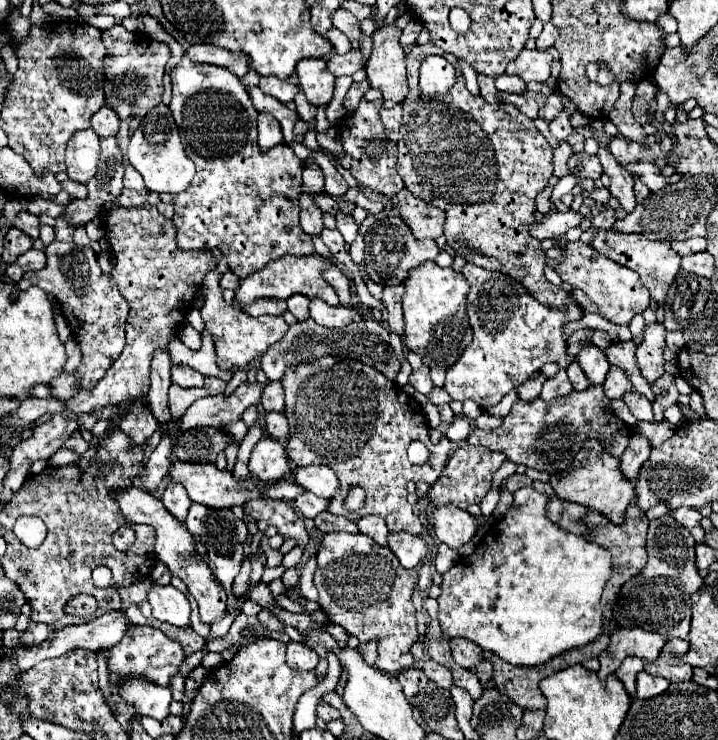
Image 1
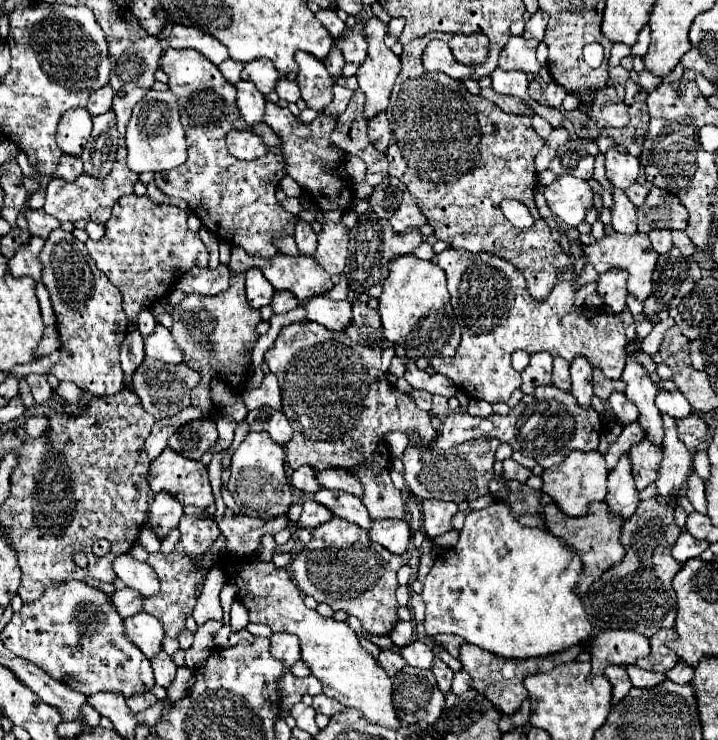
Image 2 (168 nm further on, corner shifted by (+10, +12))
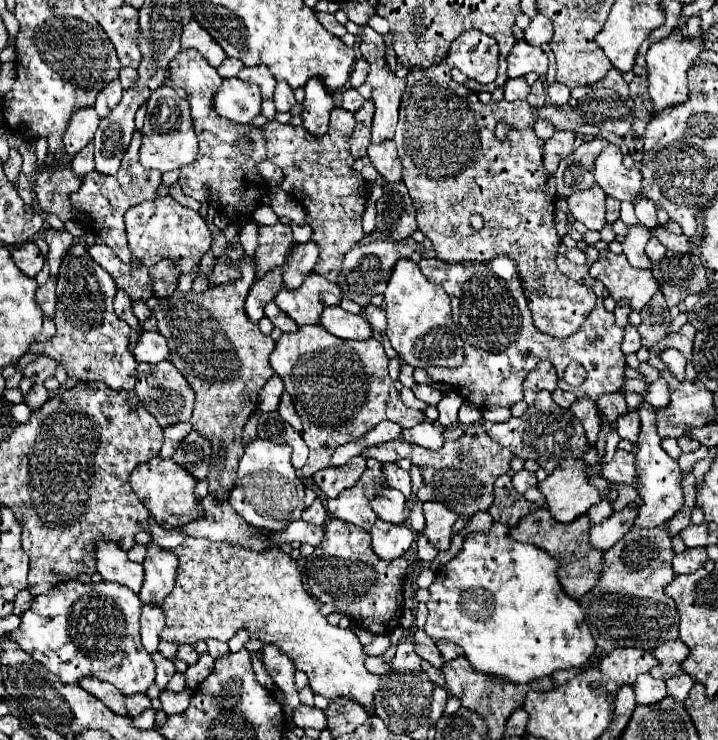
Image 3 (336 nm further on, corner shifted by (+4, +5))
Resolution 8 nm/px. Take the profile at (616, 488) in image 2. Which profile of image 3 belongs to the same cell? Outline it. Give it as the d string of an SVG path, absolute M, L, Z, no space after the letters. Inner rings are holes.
M628 503L622 511L612 513L602 523L590 529L590 545L600 551L610 549L618 539L622 539L634 525L634 503Z

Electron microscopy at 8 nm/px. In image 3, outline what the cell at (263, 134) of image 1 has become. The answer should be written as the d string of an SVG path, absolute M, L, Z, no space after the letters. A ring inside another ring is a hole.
M224 79L220 91L214 95L214 109L218 115L222 115L234 123L252 123L262 111L260 89L252 83L240 81L240 79Z

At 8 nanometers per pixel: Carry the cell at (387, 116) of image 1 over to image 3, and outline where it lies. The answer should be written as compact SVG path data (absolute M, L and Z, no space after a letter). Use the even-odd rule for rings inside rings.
M386 139L386 143L370 143L368 147L368 157L372 161L372 165L376 167L376 171L388 181L388 183L396 183L400 181L400 159L394 147L392 139Z

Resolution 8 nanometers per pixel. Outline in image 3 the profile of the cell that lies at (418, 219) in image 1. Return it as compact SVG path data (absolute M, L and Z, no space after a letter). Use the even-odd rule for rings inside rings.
M402 181L386 183L382 191L382 197L376 201L376 229L390 235L394 241L402 241L410 237L418 227L414 201L410 199L408 189Z

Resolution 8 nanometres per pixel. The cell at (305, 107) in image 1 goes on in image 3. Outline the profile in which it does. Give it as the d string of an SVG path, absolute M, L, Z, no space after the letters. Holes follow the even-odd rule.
M278 81L276 91L274 91L274 105L276 105L276 111L290 111L294 103L296 103L294 91L288 87L286 81Z

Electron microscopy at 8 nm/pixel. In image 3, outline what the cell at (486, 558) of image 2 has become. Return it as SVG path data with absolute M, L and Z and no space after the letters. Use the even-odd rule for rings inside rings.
M494 523L486 533L470 533L464 549L448 561L438 573L434 583L428 587L428 621L426 635L432 641L452 641L464 649L472 667L482 673L502 675L512 683L528 683L552 675L558 669L582 667L594 653L594 637L584 623L584 611L576 599L570 599L558 587L558 575L554 575L554 559L530 543L518 543L510 539L510 531L502 523Z

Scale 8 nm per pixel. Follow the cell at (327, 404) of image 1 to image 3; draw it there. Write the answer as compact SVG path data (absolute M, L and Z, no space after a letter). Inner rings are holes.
M318 323L300 327L296 333L284 333L278 339L270 355L270 365L276 375L282 377L298 417L302 419L300 435L310 449L310 457L300 469L304 477L312 477L316 471L326 469L336 447L360 439L384 419L394 419L406 429L426 419L424 411L410 409L402 403L388 375L388 361L378 339L344 341L326 333Z

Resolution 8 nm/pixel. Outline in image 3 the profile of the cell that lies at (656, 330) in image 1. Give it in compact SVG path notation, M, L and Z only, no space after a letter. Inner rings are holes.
M642 401L638 405L638 415L642 419L642 431L638 441L634 443L634 457L636 457L636 469L640 475L640 489L638 495L642 497L644 505L638 505L638 517L636 517L636 527L656 527L668 519L674 517L674 513L682 507L684 497L682 497L682 473L678 463L662 449L660 445L660 435L656 431L656 407L650 403Z

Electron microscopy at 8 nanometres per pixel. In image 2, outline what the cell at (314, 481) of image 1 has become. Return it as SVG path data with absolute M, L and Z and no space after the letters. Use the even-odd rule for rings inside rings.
M338 468L338 470L324 470L320 472L320 484L324 488L330 488L330 490L344 490L344 492L350 492L358 498L364 496L364 486L362 482L352 476L350 472L346 472L344 468Z

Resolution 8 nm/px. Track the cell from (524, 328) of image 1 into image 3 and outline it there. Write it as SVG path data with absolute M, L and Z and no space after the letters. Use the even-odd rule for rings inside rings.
M498 255L492 261L464 261L464 263L444 263L440 259L422 259L420 269L432 281L444 287L444 291L452 299L452 319L460 331L464 341L464 365L458 369L444 369L432 367L428 375L434 381L444 381L470 403L480 409L498 405L498 407L512 407L514 403L522 401L522 381L526 375L536 367L538 361L548 359L554 363L558 371L558 385L564 391L576 393L576 397L590 397L598 399L602 393L620 391L624 385L624 353L620 349L624 329L616 325L614 313L608 313L602 305L604 287L596 279L590 277L588 265L576 265L568 261L568 257L558 255L558 269L564 271L570 279L594 289L598 301L592 311L592 325L580 327L578 333L572 333L564 339L550 337L538 331L532 323L532 315L528 309L528 301L524 297L522 279L518 275L516 263L506 257ZM608 321L608 323L604 323ZM576 361L586 369L586 379L582 389L572 387L564 381L566 367Z

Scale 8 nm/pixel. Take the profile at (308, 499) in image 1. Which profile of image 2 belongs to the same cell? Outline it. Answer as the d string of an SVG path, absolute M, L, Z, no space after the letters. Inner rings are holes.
M320 490L314 494L314 500L324 504L334 516L346 520L346 522L352 522L352 524L358 524L360 528L368 530L372 520L368 516L368 510L364 508L362 500L352 496L352 494L346 494L346 492L336 492L336 490Z

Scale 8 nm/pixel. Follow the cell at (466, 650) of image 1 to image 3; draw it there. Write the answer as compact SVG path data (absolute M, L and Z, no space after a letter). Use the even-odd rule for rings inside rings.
M438 641L436 645L438 645L438 649L440 649L440 653L442 653L442 657L444 657L446 661L452 661L452 659L456 659L458 655L462 655L462 649L460 649L458 645L450 643L450 641Z

